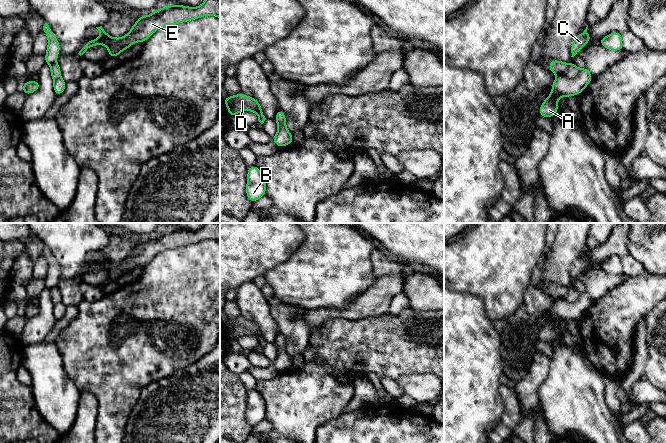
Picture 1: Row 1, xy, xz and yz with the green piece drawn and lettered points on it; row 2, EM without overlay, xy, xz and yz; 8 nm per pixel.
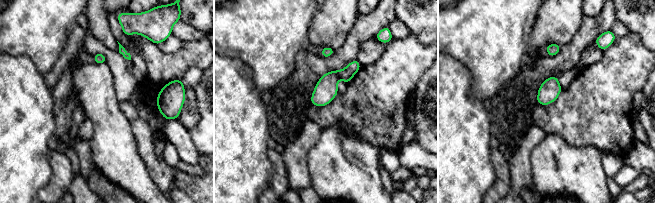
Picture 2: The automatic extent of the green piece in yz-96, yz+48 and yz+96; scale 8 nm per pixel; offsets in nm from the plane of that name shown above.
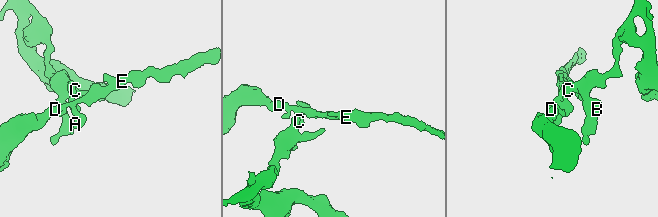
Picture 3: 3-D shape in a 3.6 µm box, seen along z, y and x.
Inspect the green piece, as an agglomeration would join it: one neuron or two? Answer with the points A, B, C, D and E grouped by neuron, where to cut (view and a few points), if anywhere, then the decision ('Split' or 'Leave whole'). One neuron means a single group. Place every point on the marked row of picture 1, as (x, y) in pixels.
Groups: A B C / D E. Split along yz (580, 69), (579, 73), (573, 78), (566, 78), (560, 75). Split

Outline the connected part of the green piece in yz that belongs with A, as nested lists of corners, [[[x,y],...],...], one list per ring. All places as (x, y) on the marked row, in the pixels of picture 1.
[[[585,67],[580,69],[578,76],[574,79],[565,76],[557,77],[552,86],[551,94],[543,101],[539,108],[541,117],[551,118],[558,112],[558,98],[578,95],[589,85],[593,76]]]

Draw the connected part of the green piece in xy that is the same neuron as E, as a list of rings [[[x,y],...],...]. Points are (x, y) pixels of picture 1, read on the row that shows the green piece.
[[[205,0],[198,7],[182,6],[178,4],[167,5],[153,11],[150,15],[140,15],[131,30],[121,38],[111,37],[100,27],[99,39],[91,39],[75,54],[80,59],[86,55],[86,50],[96,45],[104,45],[109,51],[109,57],[116,57],[132,44],[145,42],[158,29],[179,23],[195,20],[207,15],[213,15],[220,19],[220,0]]]

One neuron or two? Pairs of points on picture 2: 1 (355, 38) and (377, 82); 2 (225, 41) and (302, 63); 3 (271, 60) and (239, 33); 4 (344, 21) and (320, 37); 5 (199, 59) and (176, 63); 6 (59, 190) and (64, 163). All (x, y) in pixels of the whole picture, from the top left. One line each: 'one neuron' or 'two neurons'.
1: two neurons
2: two neurons
3: one neuron
4: one neuron
5: one neuron
6: one neuron

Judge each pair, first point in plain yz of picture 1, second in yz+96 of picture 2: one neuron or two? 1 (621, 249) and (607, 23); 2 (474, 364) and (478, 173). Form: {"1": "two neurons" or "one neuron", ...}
{"1": "one neuron", "2": "one neuron"}

